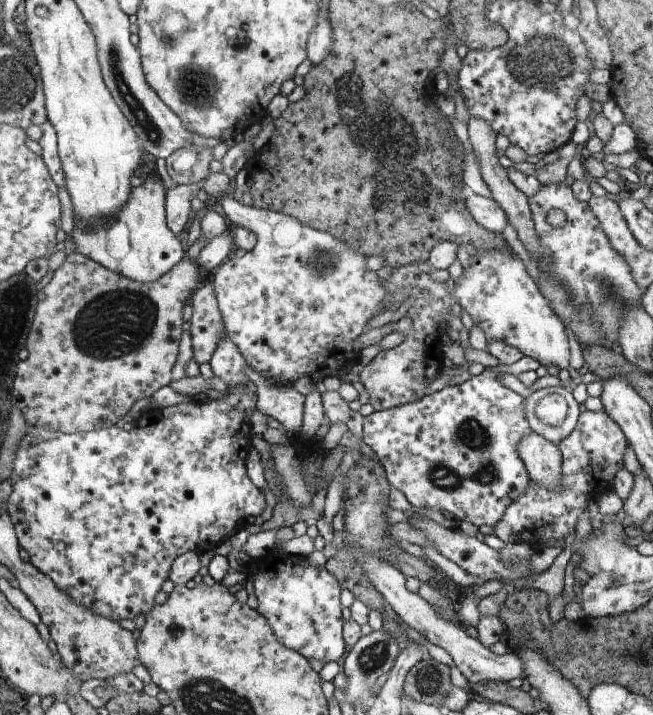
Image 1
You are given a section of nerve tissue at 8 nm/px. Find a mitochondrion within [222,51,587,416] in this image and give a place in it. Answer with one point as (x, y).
(399, 147)

